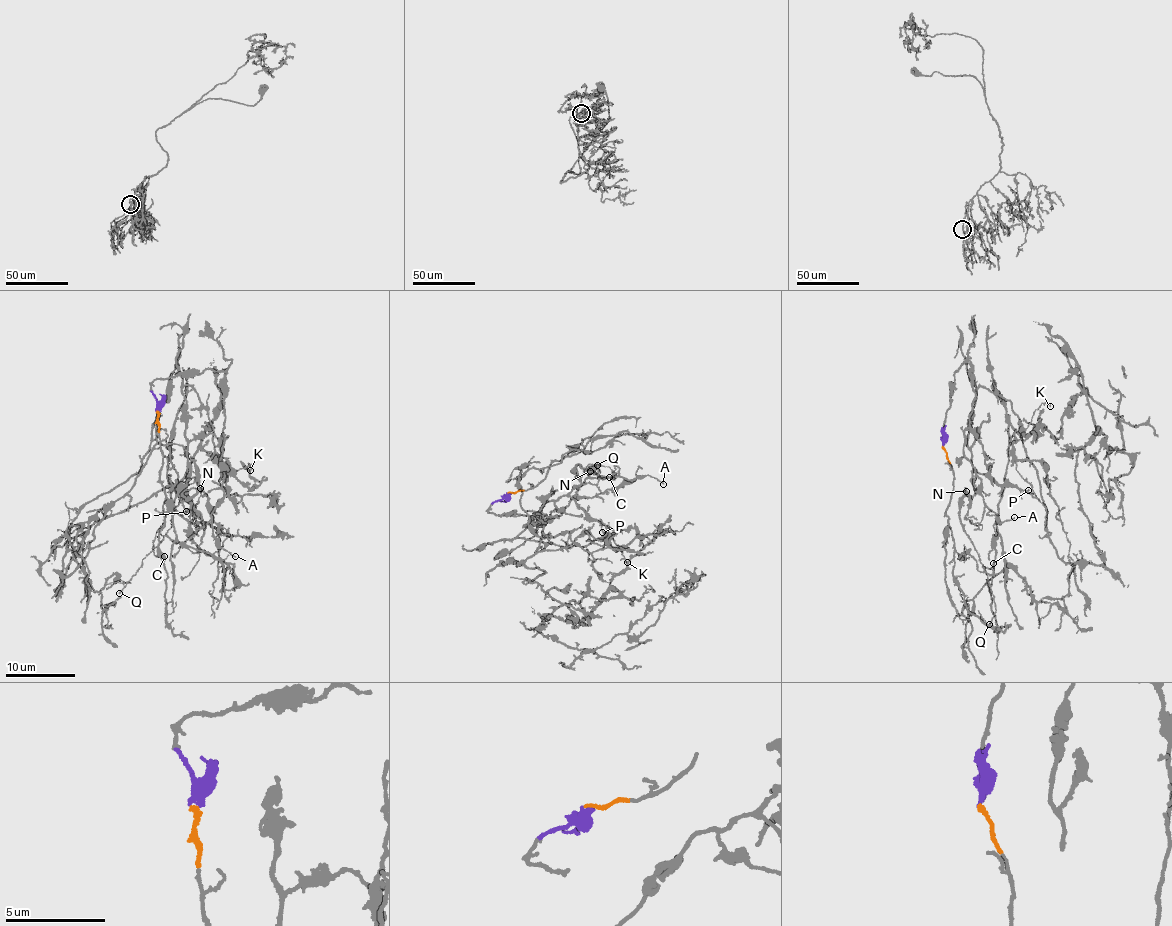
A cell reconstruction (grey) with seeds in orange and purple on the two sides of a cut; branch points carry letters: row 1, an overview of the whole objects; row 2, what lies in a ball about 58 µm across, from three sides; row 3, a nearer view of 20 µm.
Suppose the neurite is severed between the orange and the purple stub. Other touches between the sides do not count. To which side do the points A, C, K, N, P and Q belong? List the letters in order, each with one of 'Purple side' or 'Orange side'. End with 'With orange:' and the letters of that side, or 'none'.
A: Purple side
C: Purple side
K: Purple side
N: Purple side
P: Purple side
Q: Purple side
With orange: none

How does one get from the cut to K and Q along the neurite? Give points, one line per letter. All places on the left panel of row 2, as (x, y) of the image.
K: (158, 409), (155, 380), (225, 371), (221, 485), (187, 487), (187, 385), (214, 452), (232, 472), (251, 471)
Q: (158, 409), (155, 380), (225, 371), (224, 473), (205, 495), (182, 486), (152, 552), (118, 593)

